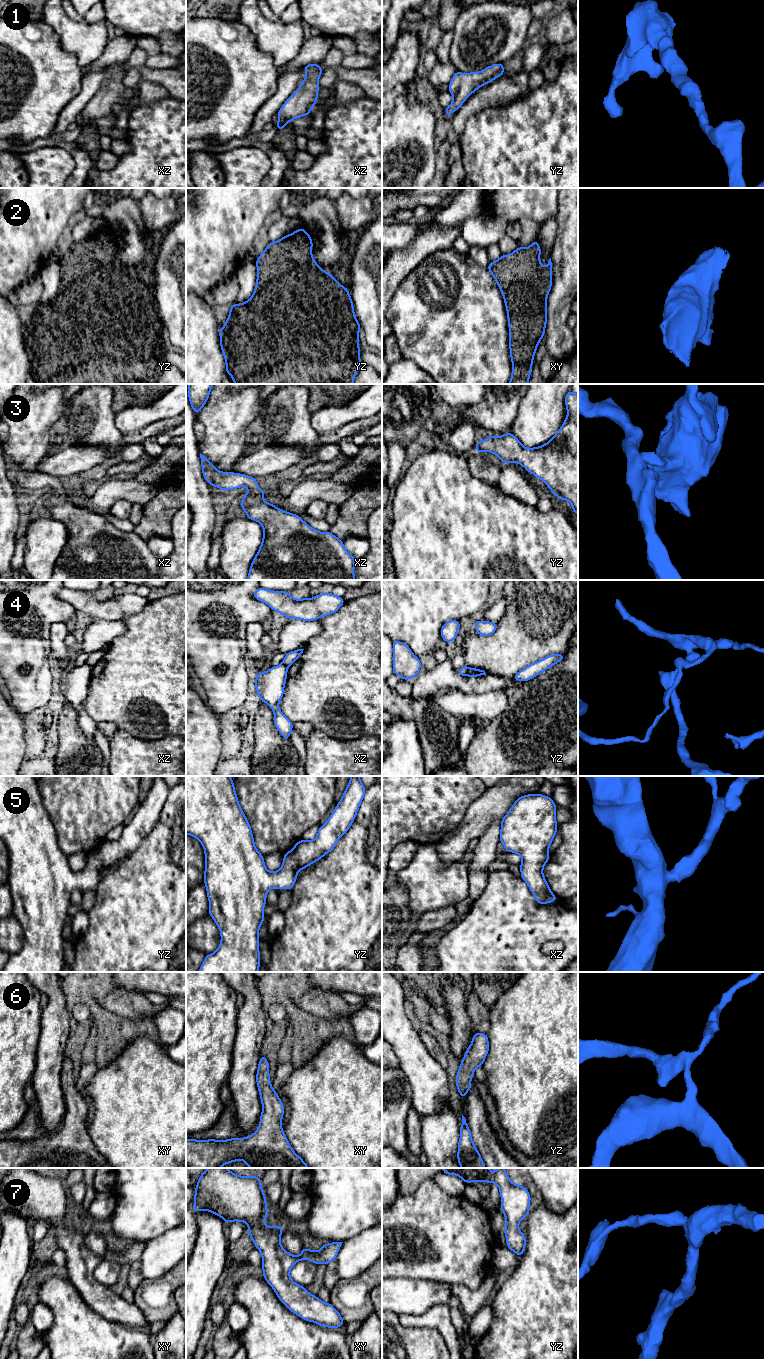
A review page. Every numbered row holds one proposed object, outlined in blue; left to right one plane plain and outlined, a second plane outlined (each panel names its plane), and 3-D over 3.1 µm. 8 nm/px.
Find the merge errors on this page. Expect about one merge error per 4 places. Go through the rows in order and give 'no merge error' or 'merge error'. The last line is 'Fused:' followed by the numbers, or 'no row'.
1: no merge error
2: no merge error
3: no merge error
4: merge error
5: no merge error
6: no merge error
7: no merge error
Fused: 4

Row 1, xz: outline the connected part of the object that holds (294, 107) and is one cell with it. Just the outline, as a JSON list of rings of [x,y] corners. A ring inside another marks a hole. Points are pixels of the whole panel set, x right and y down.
[[[309,64],[303,69],[306,72],[306,78],[278,111],[276,125],[278,130],[285,128],[285,124],[293,119],[309,115],[318,100],[317,94],[320,88],[318,80],[324,70],[320,68],[320,64]]]

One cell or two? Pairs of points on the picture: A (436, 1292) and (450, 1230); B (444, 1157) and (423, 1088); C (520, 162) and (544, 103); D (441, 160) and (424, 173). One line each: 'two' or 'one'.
A: two
B: two
C: one
D: two

